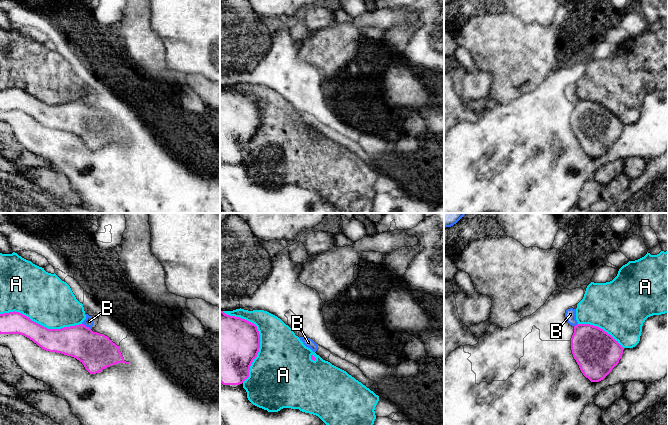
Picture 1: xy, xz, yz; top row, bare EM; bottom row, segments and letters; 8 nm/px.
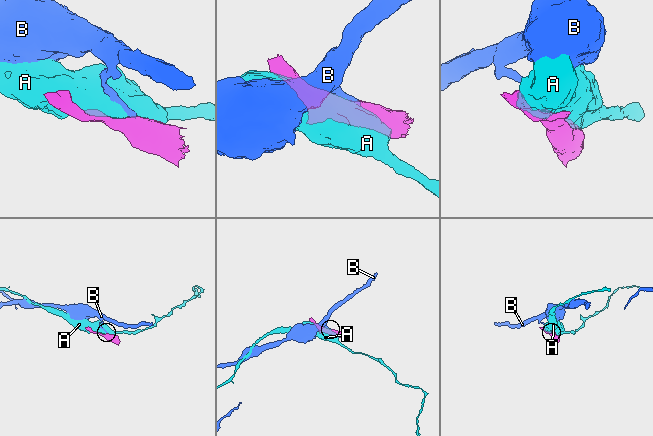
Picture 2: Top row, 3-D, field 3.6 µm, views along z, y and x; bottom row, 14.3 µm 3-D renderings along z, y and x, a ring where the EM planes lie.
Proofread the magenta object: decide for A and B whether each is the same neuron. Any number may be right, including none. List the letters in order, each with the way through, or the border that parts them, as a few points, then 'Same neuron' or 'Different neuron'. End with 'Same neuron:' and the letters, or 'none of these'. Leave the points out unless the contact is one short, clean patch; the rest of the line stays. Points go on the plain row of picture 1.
A: Different neuron
B: Boundary: xy (82, 99), (90, 105). Different neuron
Same neuron: none of these

